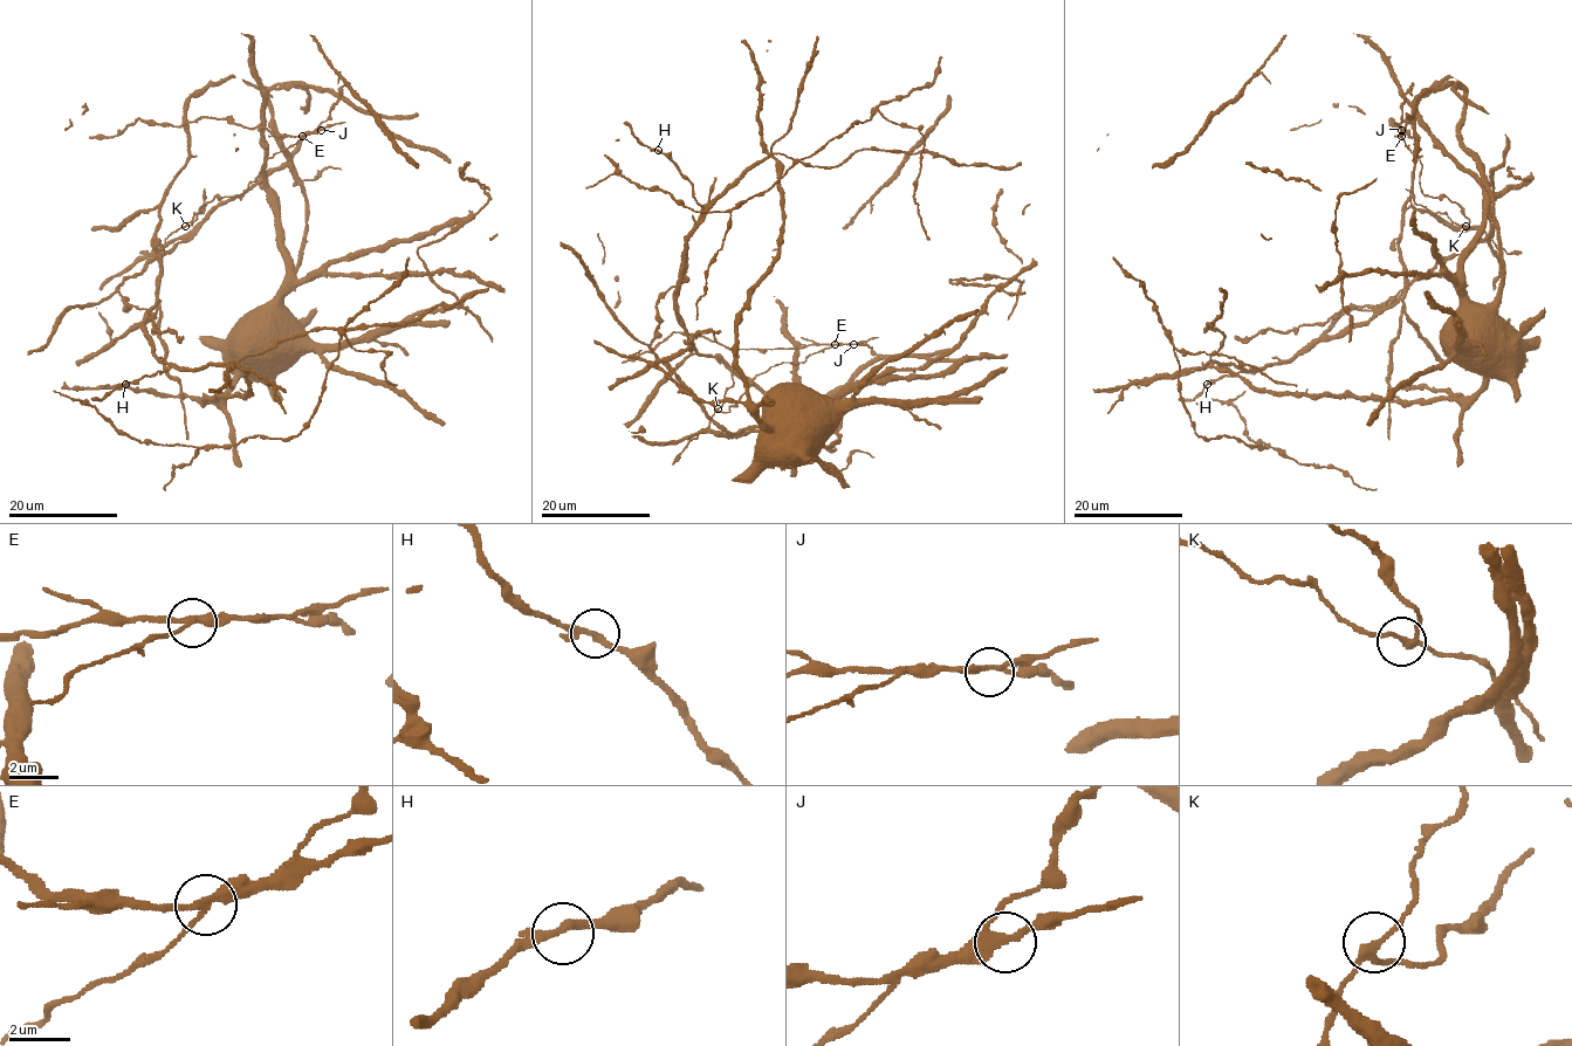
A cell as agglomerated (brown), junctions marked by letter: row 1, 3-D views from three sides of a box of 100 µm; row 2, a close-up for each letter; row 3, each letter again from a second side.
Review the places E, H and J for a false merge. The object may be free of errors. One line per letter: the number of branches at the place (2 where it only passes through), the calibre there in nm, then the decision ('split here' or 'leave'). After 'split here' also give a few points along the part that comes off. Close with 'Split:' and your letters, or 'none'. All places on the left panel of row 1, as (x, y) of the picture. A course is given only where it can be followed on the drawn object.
E: 3 | 240 nm | split here | (302, 136), (265, 160), (256, 177), (238, 194), (217, 197), (186, 226), (200, 213), (204, 188)
H: 3 | 240 nm | leave
J: 3 | 260 nm | leave
Split: E

